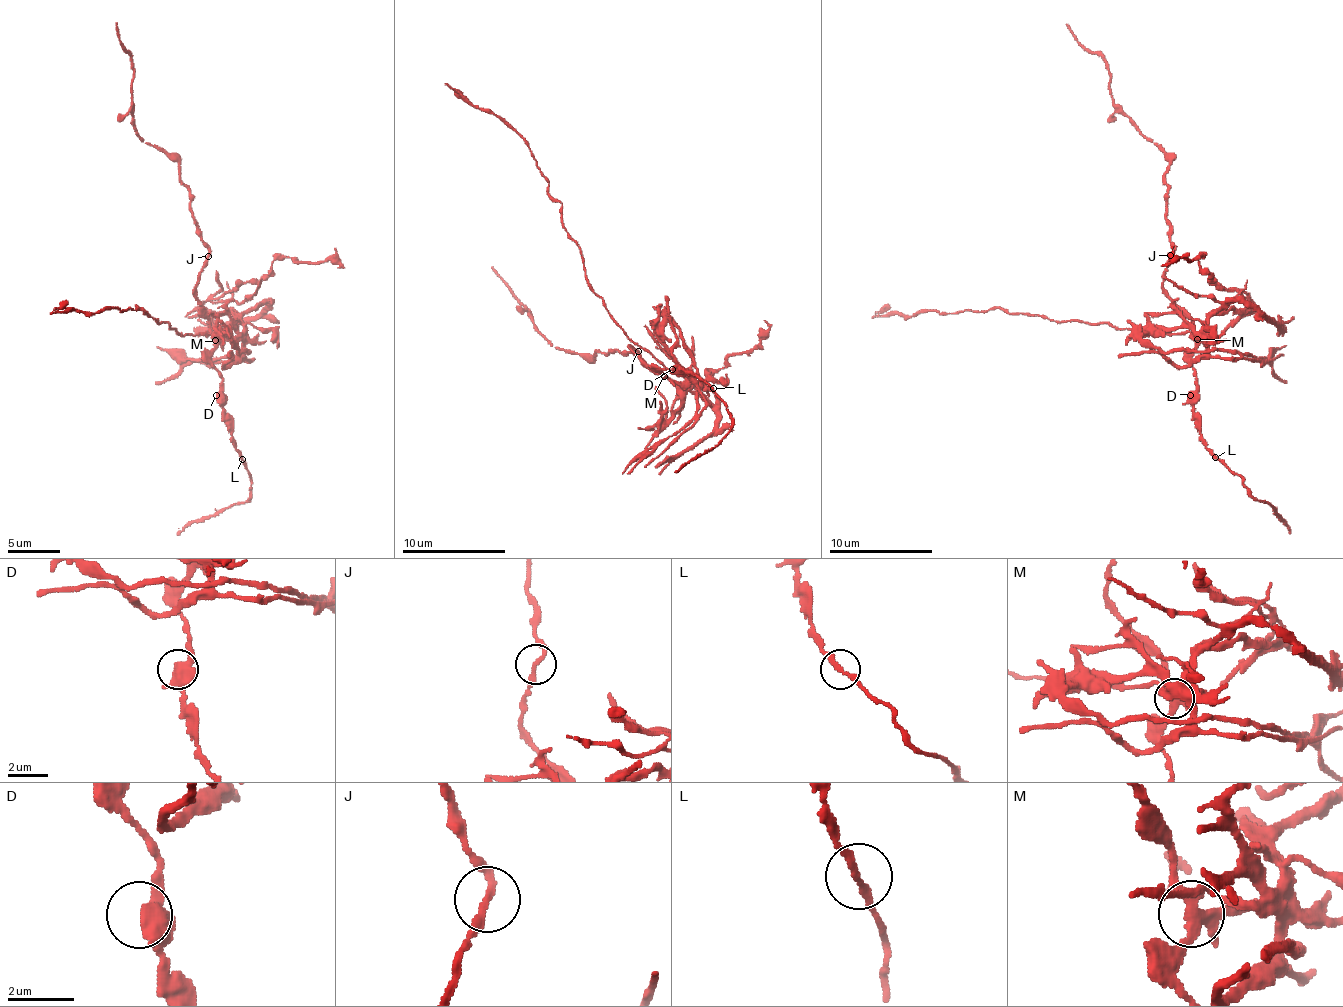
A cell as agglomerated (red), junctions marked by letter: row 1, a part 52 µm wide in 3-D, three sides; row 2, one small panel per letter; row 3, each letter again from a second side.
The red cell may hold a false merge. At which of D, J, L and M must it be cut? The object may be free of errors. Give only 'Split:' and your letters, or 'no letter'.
Split: M

